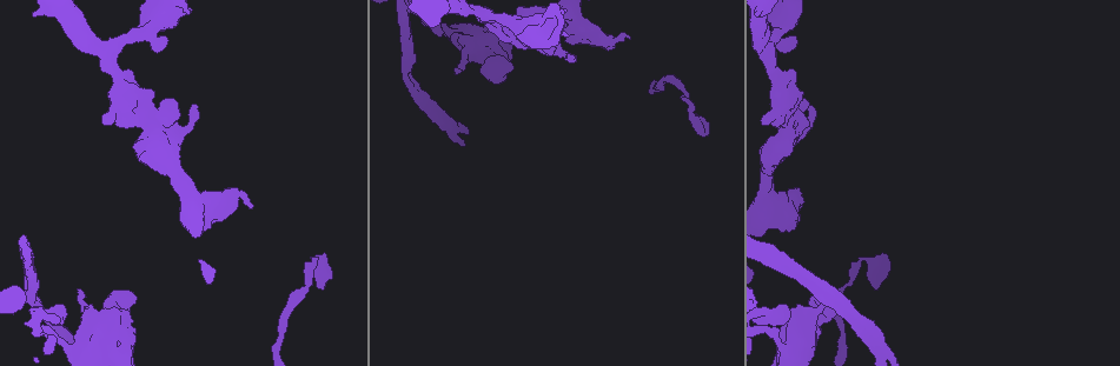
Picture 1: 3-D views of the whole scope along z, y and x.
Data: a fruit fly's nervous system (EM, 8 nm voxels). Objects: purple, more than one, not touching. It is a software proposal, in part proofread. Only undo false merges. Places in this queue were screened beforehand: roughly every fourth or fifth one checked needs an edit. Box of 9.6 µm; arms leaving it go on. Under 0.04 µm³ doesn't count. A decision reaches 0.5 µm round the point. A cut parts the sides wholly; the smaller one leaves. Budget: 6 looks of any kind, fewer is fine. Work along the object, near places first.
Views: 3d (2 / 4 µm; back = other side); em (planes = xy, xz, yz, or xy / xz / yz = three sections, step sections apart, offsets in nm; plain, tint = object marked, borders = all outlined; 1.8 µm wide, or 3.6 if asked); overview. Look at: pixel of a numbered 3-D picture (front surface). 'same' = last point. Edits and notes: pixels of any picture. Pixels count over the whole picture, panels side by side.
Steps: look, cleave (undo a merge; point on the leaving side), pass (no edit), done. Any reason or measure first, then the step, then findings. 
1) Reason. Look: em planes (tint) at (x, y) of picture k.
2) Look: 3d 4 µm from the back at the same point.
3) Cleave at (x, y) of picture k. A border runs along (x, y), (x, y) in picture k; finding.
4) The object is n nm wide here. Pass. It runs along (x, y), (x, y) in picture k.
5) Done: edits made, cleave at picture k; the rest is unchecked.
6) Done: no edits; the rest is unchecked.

Abrupt turn. Look: em xy step 4 (borders) at (857, 264) of picture 1.

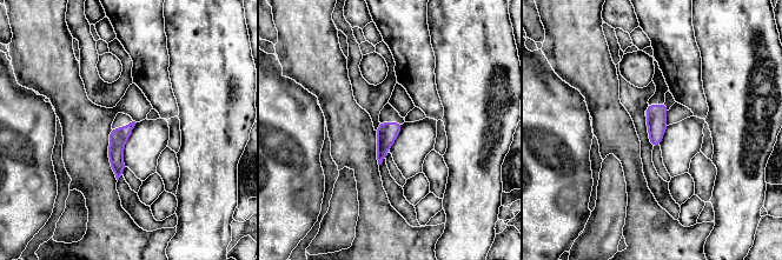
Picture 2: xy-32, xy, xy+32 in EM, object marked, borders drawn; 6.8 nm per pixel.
The object is 120 nm wide here. Pass. It runs along (130, 127), (117, 140), (118, 173) in picture 2; one cell here.

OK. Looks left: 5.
Sharp bend. Look: 3d 2 µm at (214, 198) of picture 1.

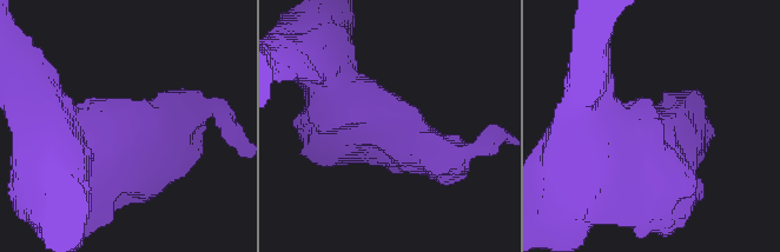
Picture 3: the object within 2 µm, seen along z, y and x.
Now the EM. Look: em planes (plain) at (388, 119) of picture 3.

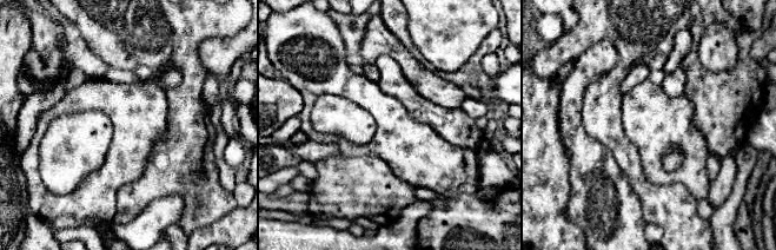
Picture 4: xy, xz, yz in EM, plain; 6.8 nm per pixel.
Look: em planes (tint) at the same point.

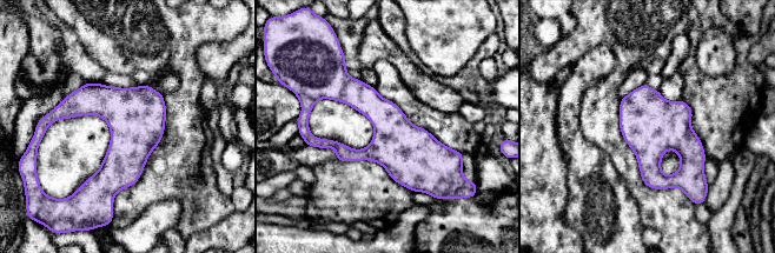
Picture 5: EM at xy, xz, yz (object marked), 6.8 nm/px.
Pass. All the same cell.

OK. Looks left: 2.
Four arms meet. Look: em 3.6 µm xz step 8 (tint) at (499, 27) of picture 1.

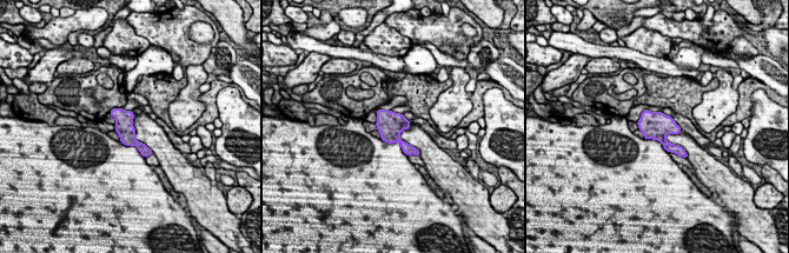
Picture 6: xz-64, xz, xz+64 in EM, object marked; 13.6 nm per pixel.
Pass. It runs along (115, 111), (147, 152) in picture 6; continuous, no second cell.

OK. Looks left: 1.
Done: no edits; the rest is unchecked.

